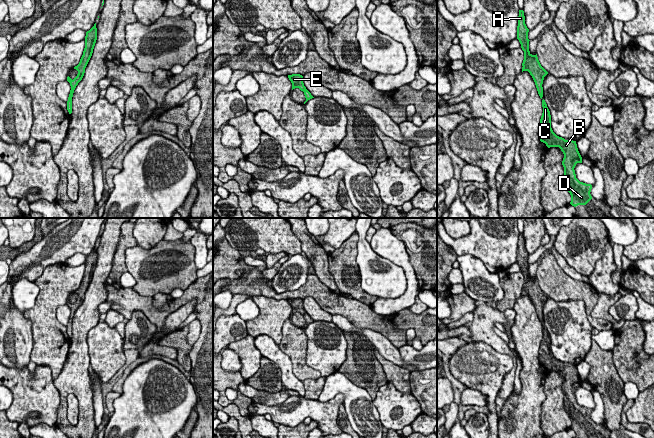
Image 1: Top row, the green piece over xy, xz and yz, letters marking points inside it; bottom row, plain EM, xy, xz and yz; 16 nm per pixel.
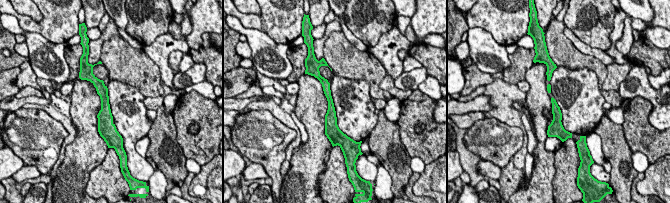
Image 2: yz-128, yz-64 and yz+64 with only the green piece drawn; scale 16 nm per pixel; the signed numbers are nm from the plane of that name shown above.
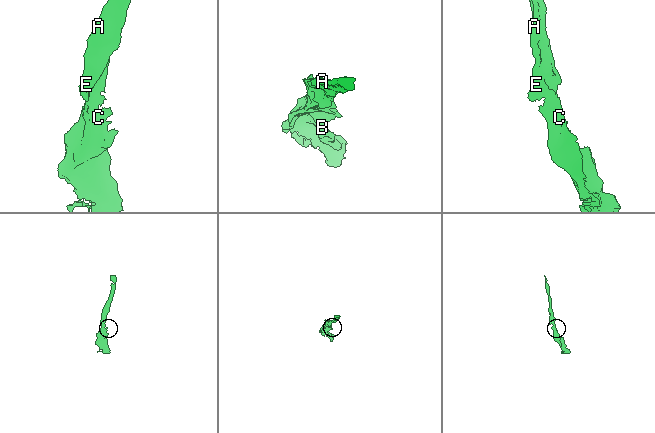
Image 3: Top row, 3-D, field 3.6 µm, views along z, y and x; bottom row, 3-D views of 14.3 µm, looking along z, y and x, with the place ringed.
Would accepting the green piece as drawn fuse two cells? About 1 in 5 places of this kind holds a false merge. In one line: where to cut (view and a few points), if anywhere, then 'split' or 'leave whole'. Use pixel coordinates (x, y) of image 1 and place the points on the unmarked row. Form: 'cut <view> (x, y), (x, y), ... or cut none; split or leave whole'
cut none; leave whole

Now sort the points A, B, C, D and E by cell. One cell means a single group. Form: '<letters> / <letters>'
A B C D E

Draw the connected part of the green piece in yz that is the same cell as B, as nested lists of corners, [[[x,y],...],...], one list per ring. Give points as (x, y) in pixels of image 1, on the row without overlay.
[[[519,234],[517,263],[524,275],[524,284],[522,287],[522,296],[528,295],[532,300],[538,318],[542,323],[543,337],[540,343],[538,360],[541,366],[545,367],[548,372],[559,371],[564,378],[562,389],[564,391],[564,408],[571,419],[570,428],[574,431],[586,429],[591,423],[590,418],[592,409],[580,406],[576,402],[575,390],[582,387],[582,381],[578,375],[576,365],[565,364],[557,360],[551,352],[551,339],[543,321],[543,304],[548,296],[541,290],[537,278],[532,279],[529,275],[529,253],[525,248],[524,235]]]

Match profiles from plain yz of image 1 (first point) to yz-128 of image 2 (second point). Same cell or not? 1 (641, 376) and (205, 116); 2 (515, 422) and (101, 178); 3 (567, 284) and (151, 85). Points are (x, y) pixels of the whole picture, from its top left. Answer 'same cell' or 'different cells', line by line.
1: same cell
2: different cells
3: same cell

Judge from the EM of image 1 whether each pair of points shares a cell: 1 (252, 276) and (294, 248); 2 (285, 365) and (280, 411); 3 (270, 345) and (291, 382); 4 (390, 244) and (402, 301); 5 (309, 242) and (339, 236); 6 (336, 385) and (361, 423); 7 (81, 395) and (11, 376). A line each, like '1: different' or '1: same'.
1: different
2: different
3: same
4: same
5: different
6: same
7: different

